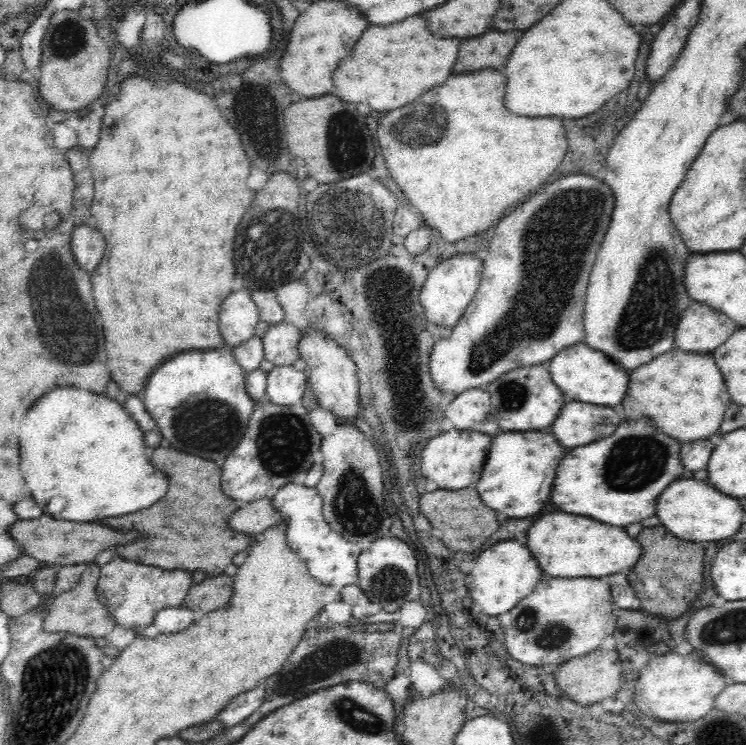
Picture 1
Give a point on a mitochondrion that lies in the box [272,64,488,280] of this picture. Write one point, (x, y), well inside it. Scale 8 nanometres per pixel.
(351, 226)

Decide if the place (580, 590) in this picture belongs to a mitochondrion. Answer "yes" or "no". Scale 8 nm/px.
no

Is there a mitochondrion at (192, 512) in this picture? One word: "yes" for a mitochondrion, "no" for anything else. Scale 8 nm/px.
no

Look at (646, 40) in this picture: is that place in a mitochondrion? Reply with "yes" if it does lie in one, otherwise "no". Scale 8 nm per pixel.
no

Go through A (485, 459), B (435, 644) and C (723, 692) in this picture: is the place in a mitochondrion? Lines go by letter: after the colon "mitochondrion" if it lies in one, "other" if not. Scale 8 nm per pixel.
A: other
B: other
C: other

